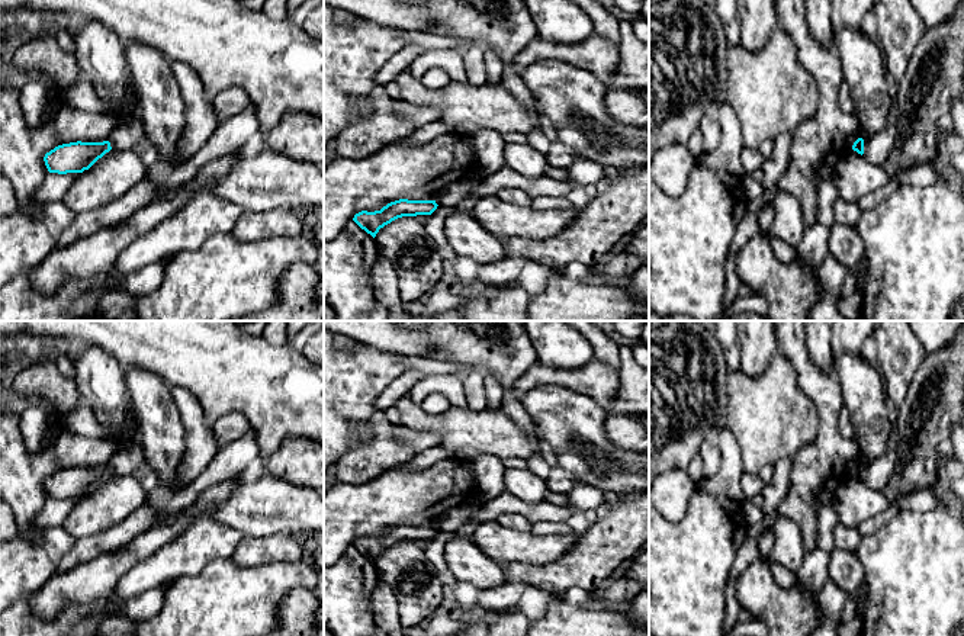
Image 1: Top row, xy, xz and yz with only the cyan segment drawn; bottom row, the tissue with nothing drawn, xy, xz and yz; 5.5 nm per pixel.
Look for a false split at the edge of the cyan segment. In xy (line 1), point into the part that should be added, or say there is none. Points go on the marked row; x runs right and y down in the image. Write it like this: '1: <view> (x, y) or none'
1: none

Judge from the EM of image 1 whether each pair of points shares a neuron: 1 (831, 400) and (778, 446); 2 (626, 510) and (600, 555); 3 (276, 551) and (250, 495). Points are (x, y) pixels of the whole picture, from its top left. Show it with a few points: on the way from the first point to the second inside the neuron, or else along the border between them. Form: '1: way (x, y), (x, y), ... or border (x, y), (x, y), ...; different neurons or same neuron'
1: border (797, 384), (818, 417), (818, 436), (809, 446); different neurons
2: way (626, 522), (626, 527), (610, 543); same neuron
3: border (293, 535), (243, 537); different neurons

